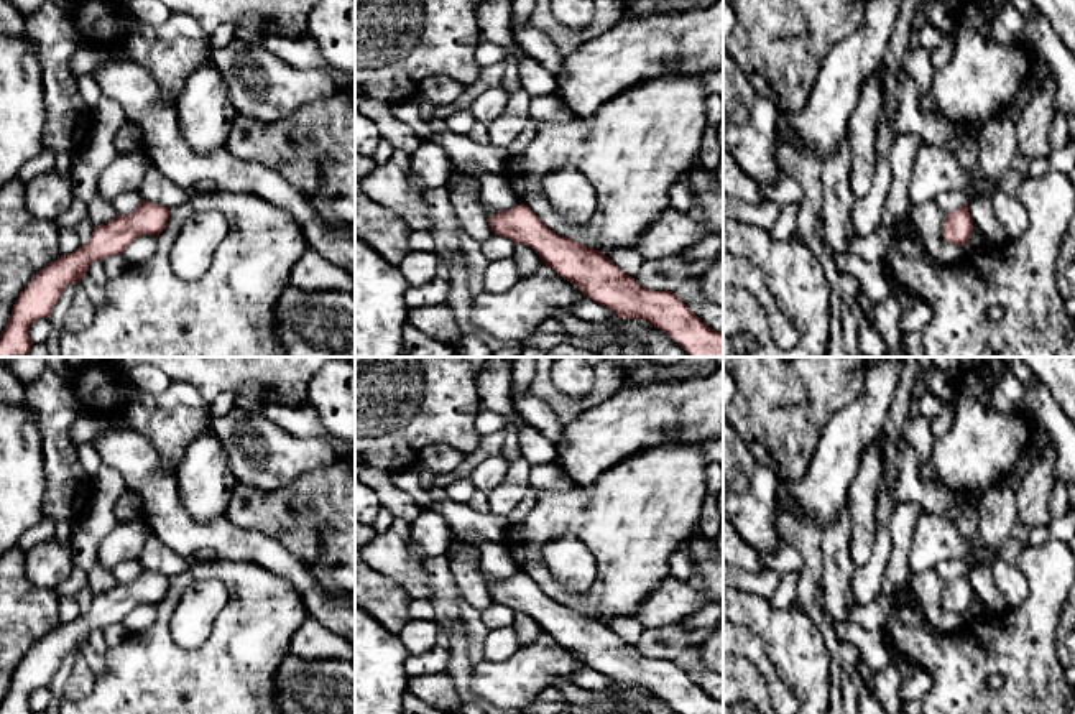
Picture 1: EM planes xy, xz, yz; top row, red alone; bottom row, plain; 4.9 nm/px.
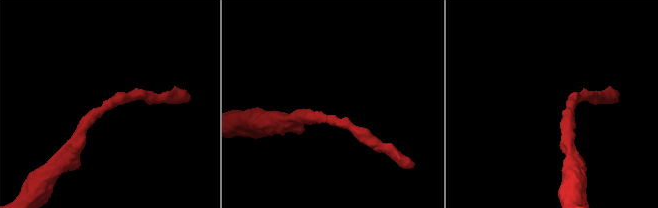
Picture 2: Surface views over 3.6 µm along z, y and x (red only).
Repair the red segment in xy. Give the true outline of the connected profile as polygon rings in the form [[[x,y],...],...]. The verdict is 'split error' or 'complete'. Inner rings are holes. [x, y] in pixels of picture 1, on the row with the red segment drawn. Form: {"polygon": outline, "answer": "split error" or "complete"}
{"polygon": [[[140,201],[138,207],[110,222],[95,225],[89,242],[72,253],[61,255],[39,270],[20,293],[12,316],[0,332],[0,357],[26,357],[33,342],[30,326],[39,318],[49,318],[62,290],[89,271],[95,260],[122,255],[140,235],[156,235],[166,229],[169,209],[161,204]]], "answer": "complete"}

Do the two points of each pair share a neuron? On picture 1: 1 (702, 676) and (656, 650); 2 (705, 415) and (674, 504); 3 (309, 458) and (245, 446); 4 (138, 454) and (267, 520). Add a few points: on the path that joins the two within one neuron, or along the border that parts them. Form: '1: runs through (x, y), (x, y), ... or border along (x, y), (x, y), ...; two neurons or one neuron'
1: runs through (691, 663), (689, 657), (678, 645), (669, 645); one neuron
2: border along (702, 443), (668, 440), (658, 446); two neurons
3: runs through (293, 456), (262, 454); one neuron
4: border along (224, 515), (234, 523), (255, 528), (260, 533); two neurons

